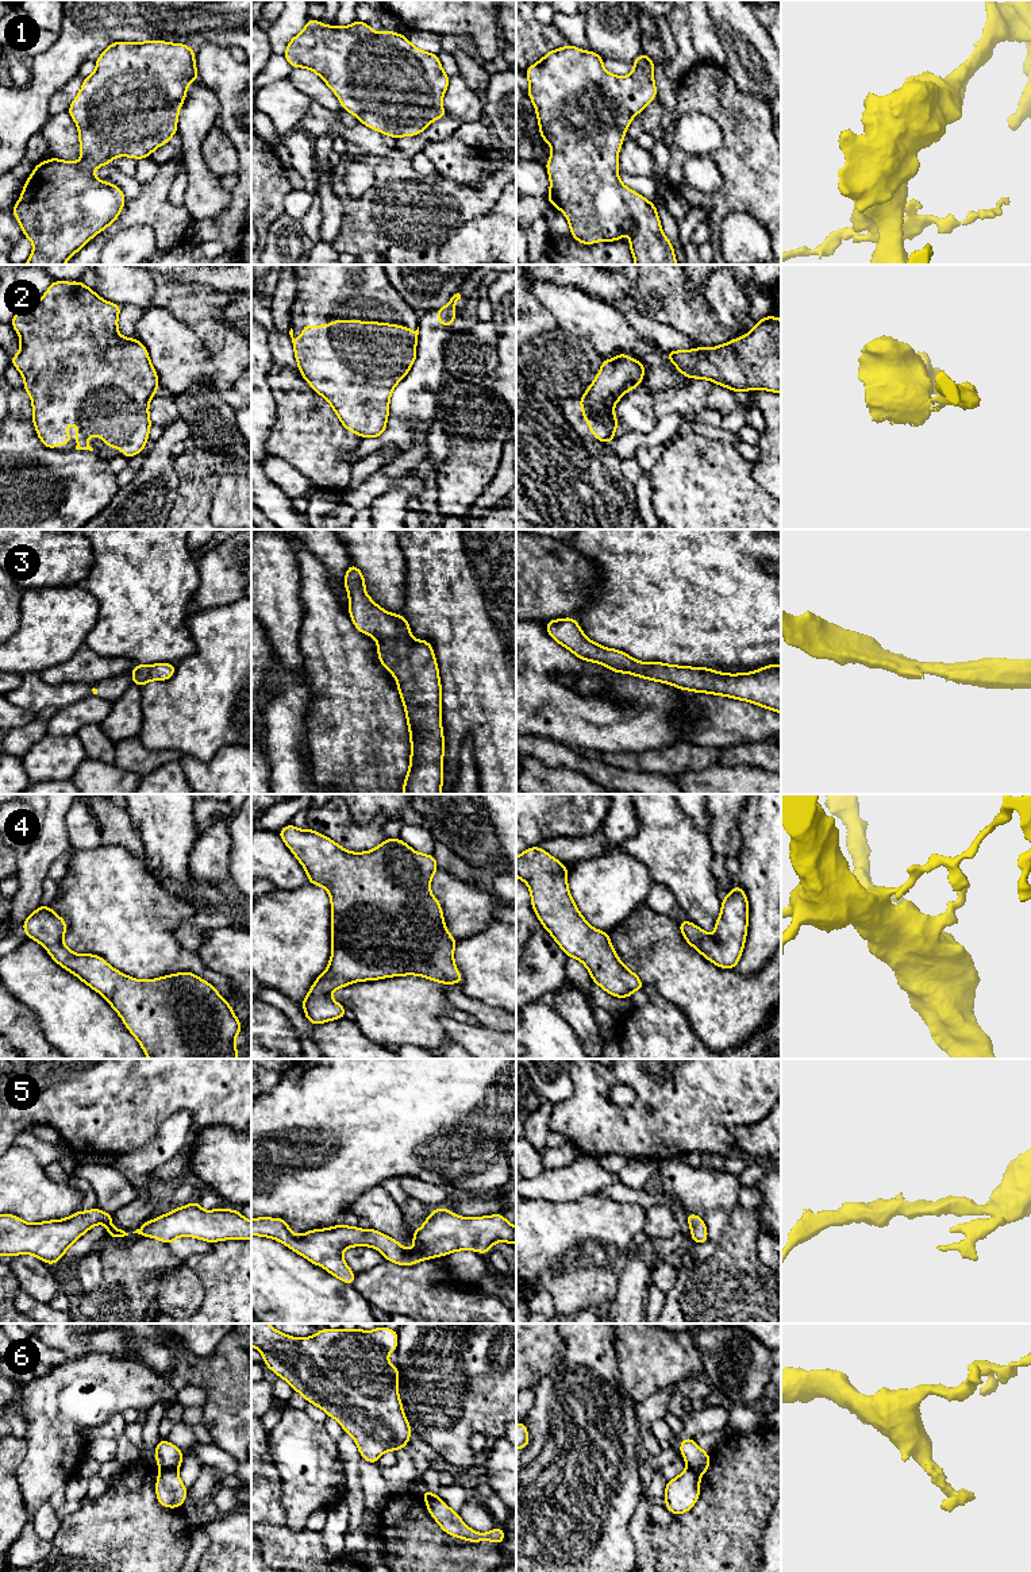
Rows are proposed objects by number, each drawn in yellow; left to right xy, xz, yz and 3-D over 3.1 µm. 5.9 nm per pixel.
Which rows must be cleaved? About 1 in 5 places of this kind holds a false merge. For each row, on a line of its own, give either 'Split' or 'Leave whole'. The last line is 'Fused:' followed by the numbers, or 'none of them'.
1: Leave whole
2: Split
3: Leave whole
4: Leave whole
5: Leave whole
6: Split
Fused: 2, 6

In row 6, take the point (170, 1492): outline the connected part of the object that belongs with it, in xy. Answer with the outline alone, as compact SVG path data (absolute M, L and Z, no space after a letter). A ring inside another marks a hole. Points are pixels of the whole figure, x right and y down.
M158 1471L155 1484L158 1503L164 1507L178 1509L186 1499L188 1490L184 1487L176 1471Z

